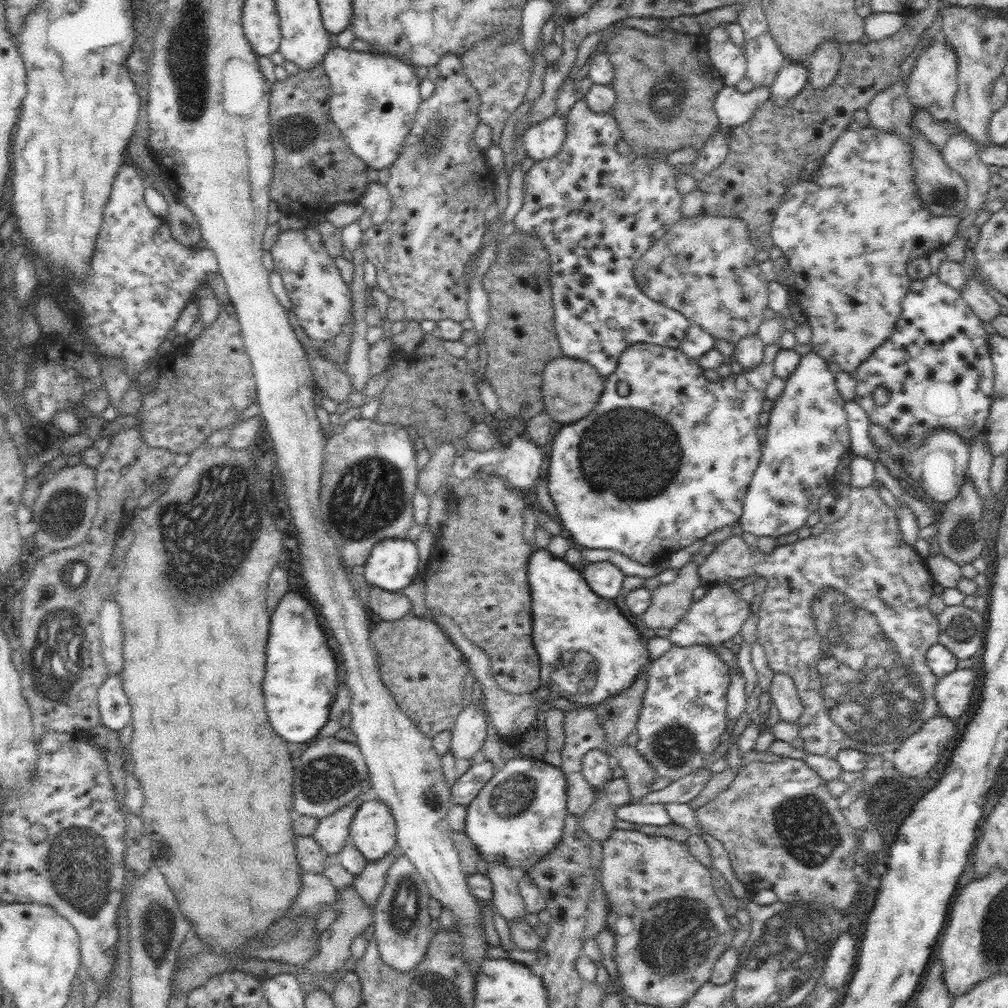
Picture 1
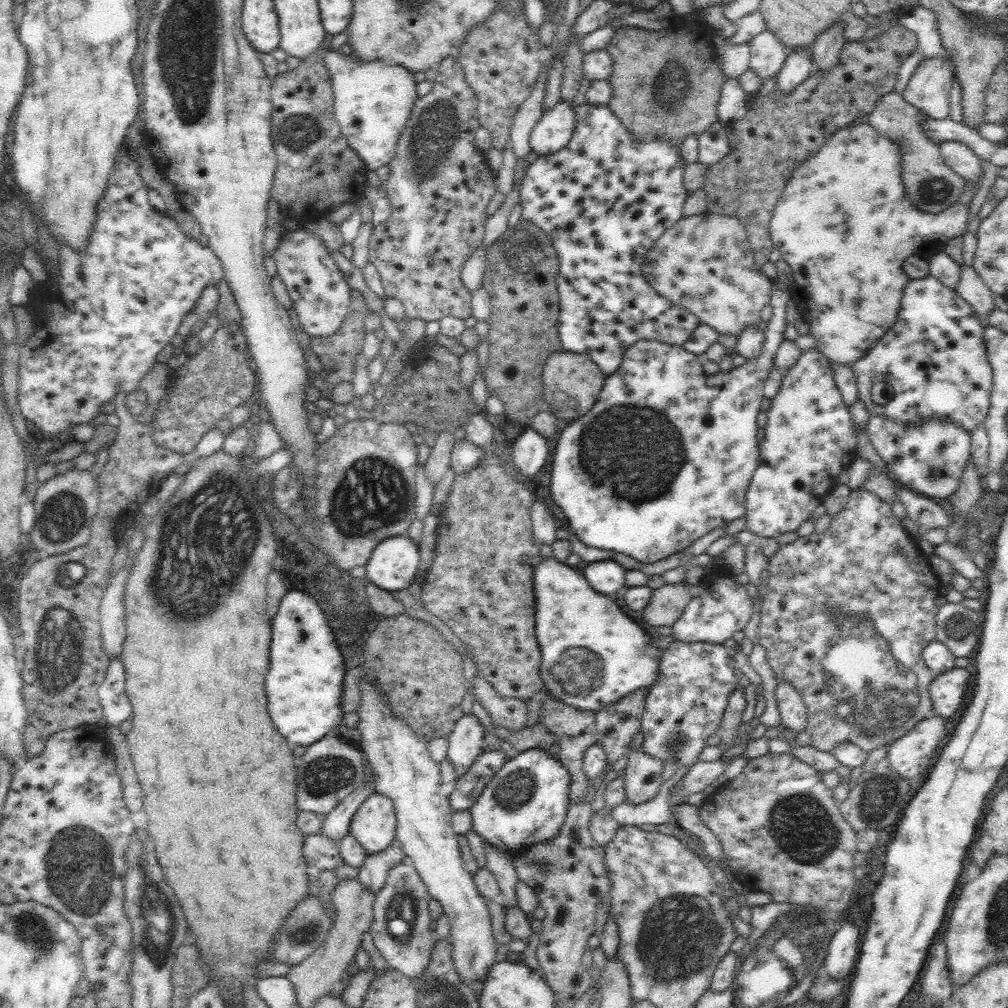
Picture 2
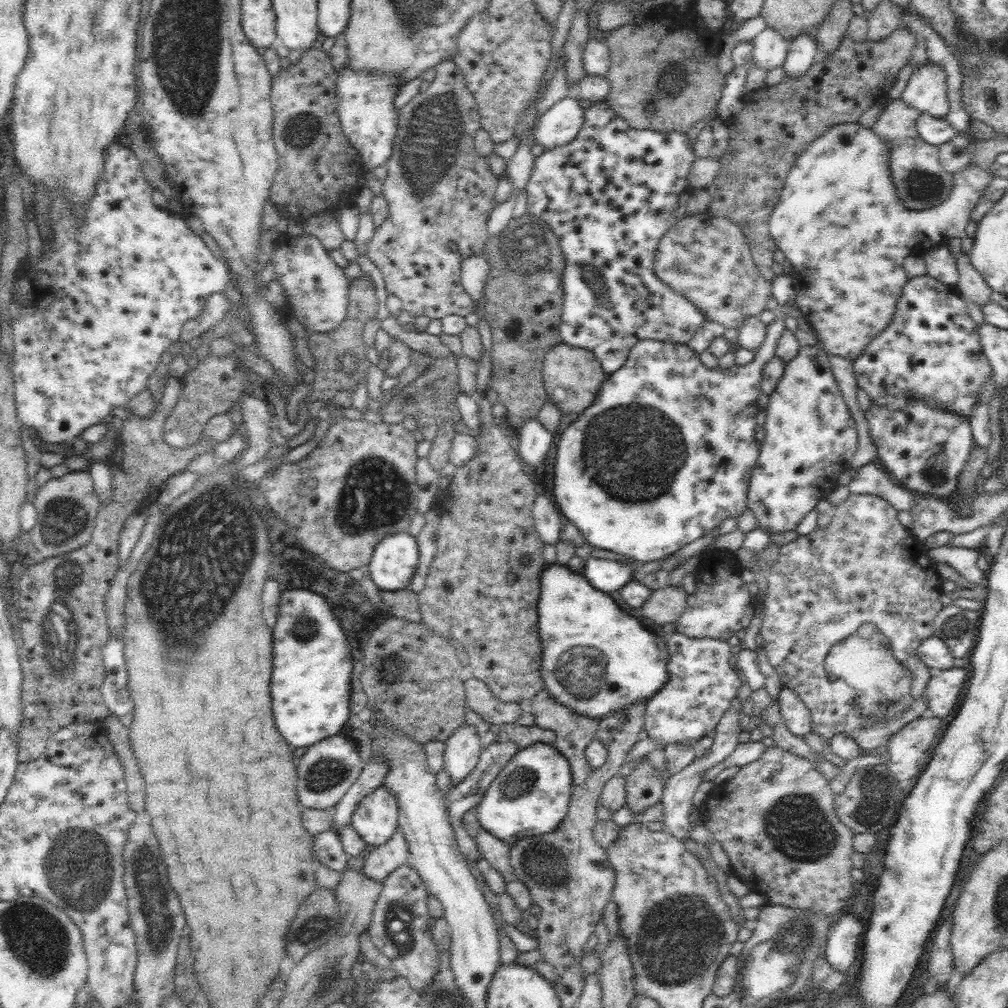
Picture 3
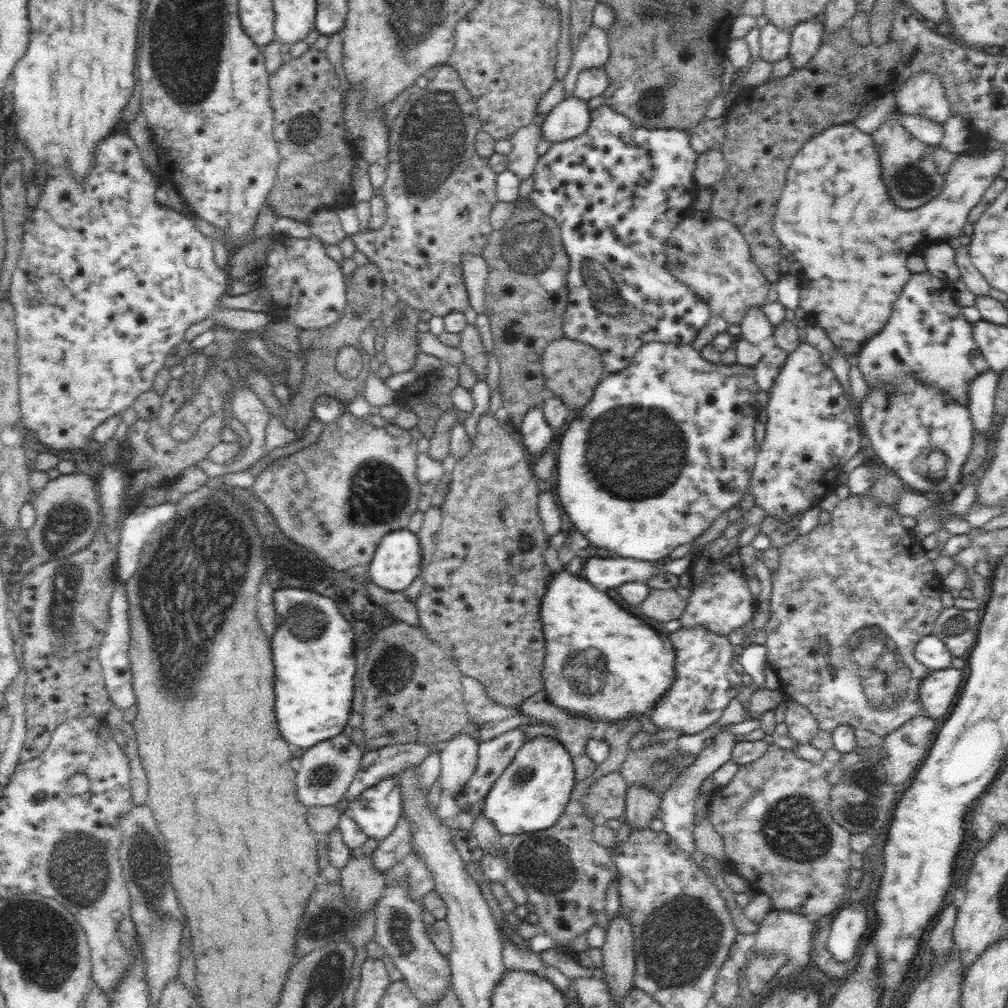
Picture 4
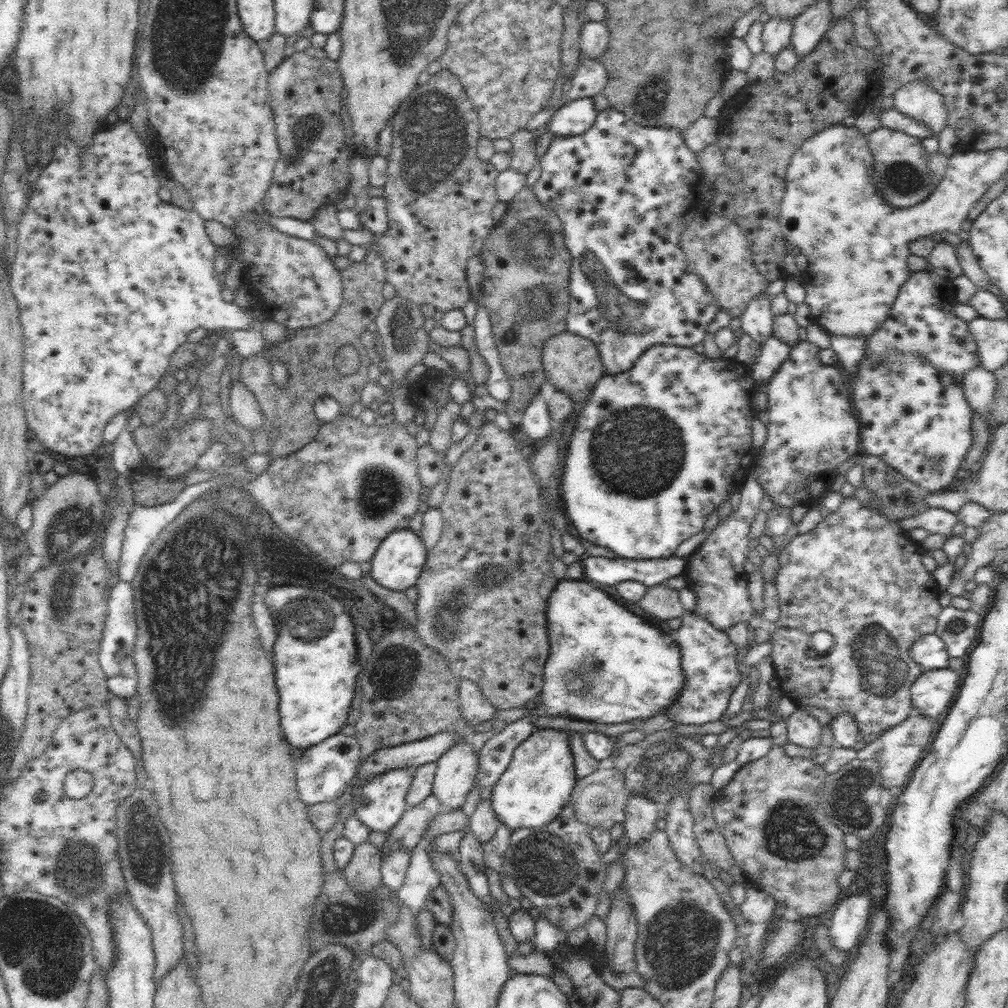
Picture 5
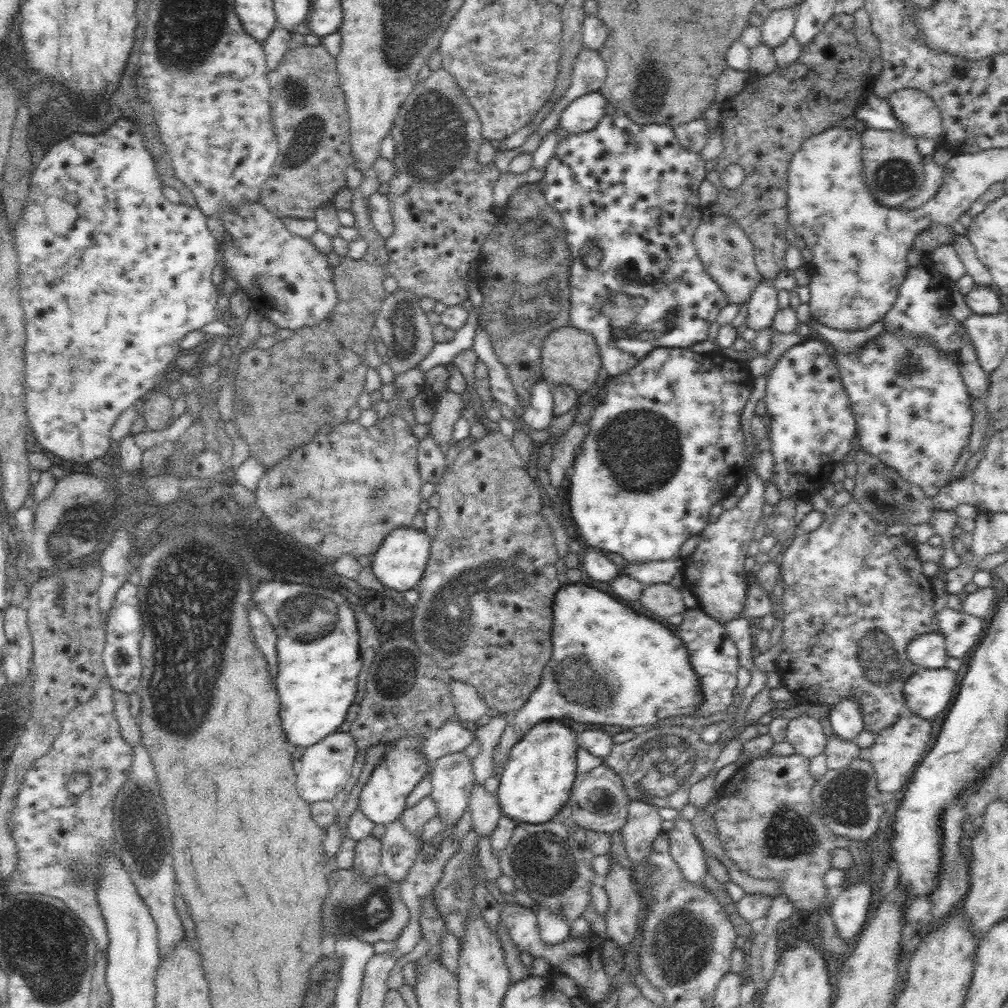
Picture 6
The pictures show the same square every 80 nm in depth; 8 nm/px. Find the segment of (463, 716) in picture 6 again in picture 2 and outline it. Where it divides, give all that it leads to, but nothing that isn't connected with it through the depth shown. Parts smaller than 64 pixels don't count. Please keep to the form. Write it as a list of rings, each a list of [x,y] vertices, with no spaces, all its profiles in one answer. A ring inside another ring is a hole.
[[[478,675],[475,676],[472,684],[474,685],[472,689],[474,701],[479,701],[487,710],[493,720],[494,726],[503,726],[504,728],[508,728],[508,731],[520,730],[520,728],[526,726],[526,722],[528,722],[528,700],[502,697],[496,692],[496,689],[492,685]]]

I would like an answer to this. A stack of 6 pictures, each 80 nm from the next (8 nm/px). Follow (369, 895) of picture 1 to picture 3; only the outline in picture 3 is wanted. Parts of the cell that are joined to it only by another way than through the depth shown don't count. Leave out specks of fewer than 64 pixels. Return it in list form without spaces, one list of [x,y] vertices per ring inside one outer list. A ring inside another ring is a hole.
[[[396,830],[388,842],[374,847],[365,857],[364,874],[368,879],[384,883],[391,872],[407,862],[409,855],[403,832]]]

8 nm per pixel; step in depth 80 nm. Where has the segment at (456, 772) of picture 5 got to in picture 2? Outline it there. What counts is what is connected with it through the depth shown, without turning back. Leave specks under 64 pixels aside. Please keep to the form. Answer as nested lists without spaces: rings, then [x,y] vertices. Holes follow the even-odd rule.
[[[473,714],[462,715],[448,737],[447,759],[455,768],[468,770],[474,761],[484,752],[484,727]]]

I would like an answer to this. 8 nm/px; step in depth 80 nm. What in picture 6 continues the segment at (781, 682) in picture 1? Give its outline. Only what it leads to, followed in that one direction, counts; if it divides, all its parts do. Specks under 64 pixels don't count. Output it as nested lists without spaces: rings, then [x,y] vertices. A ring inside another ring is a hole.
[[[801,715],[789,720],[785,741],[792,745],[796,754],[812,760],[825,752],[827,736],[822,731],[820,719]]]

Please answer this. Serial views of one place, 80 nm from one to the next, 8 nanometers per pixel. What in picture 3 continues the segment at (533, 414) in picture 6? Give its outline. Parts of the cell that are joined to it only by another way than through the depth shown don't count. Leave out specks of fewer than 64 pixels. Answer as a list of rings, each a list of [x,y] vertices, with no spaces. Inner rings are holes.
[[[535,417],[527,420],[514,436],[520,460],[532,468],[540,466],[548,456],[548,450],[552,444],[552,433],[548,432]]]

